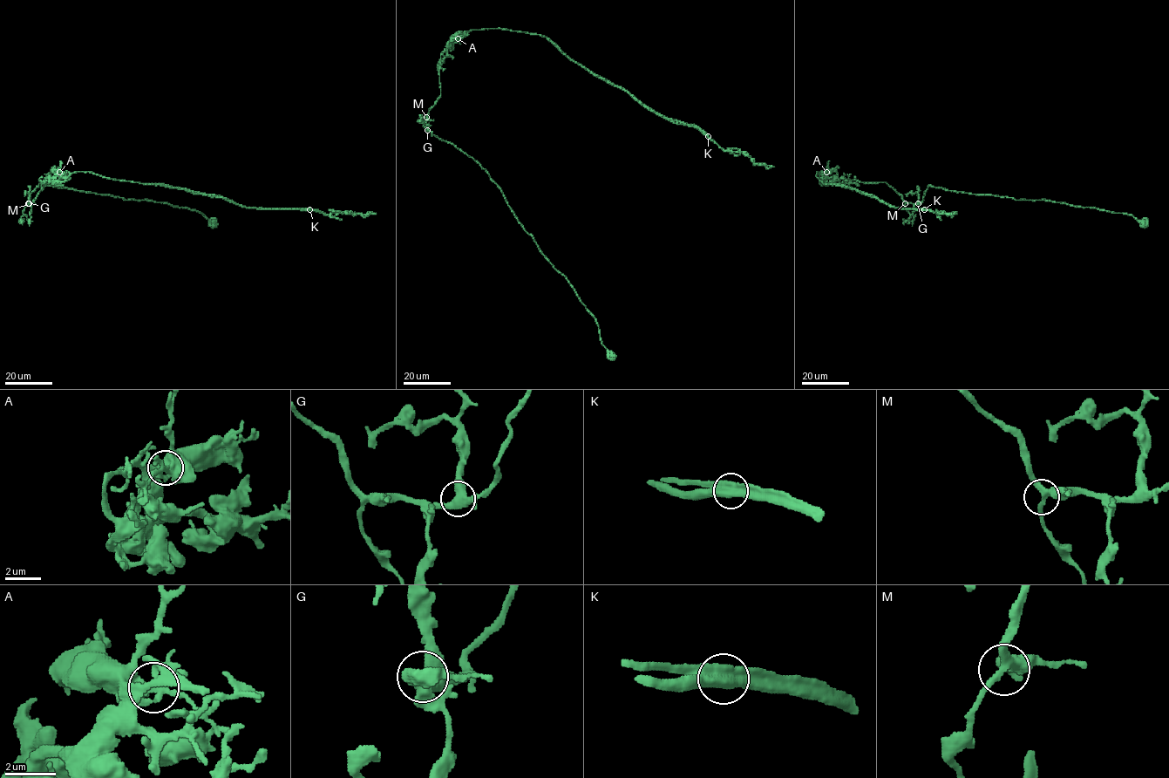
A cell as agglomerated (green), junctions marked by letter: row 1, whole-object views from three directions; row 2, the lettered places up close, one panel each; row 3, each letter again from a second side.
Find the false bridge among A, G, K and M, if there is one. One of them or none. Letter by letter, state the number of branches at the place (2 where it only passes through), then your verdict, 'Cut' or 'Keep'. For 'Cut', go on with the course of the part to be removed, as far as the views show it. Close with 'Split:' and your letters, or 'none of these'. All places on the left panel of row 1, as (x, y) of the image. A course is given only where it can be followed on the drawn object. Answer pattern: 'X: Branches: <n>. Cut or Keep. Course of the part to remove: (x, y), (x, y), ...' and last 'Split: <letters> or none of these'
A: Branches: 3. Keep
G: Branches: 3. Keep
K: Branches: 2. Cut. Course of the part to remove: (309, 209), (247, 208), (218, 196), (148, 184)
M: Branches: 3. Keep
Split: K

